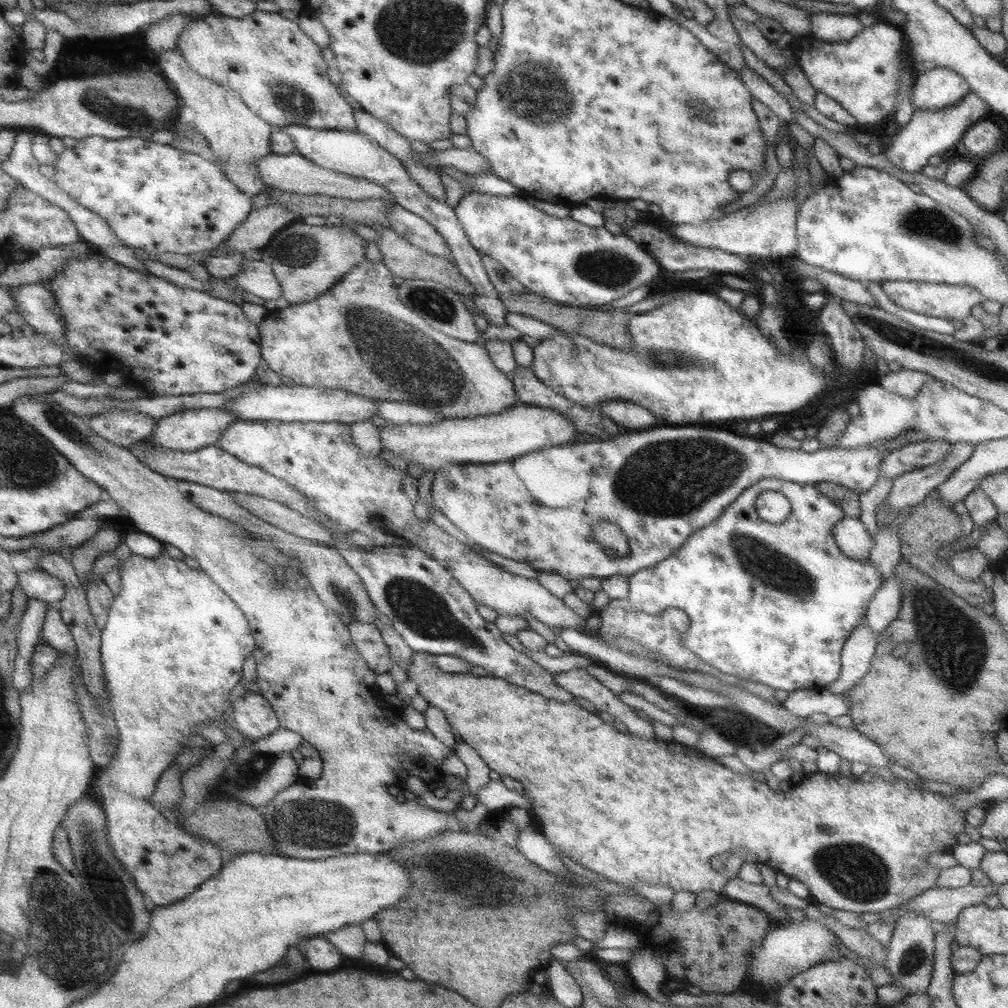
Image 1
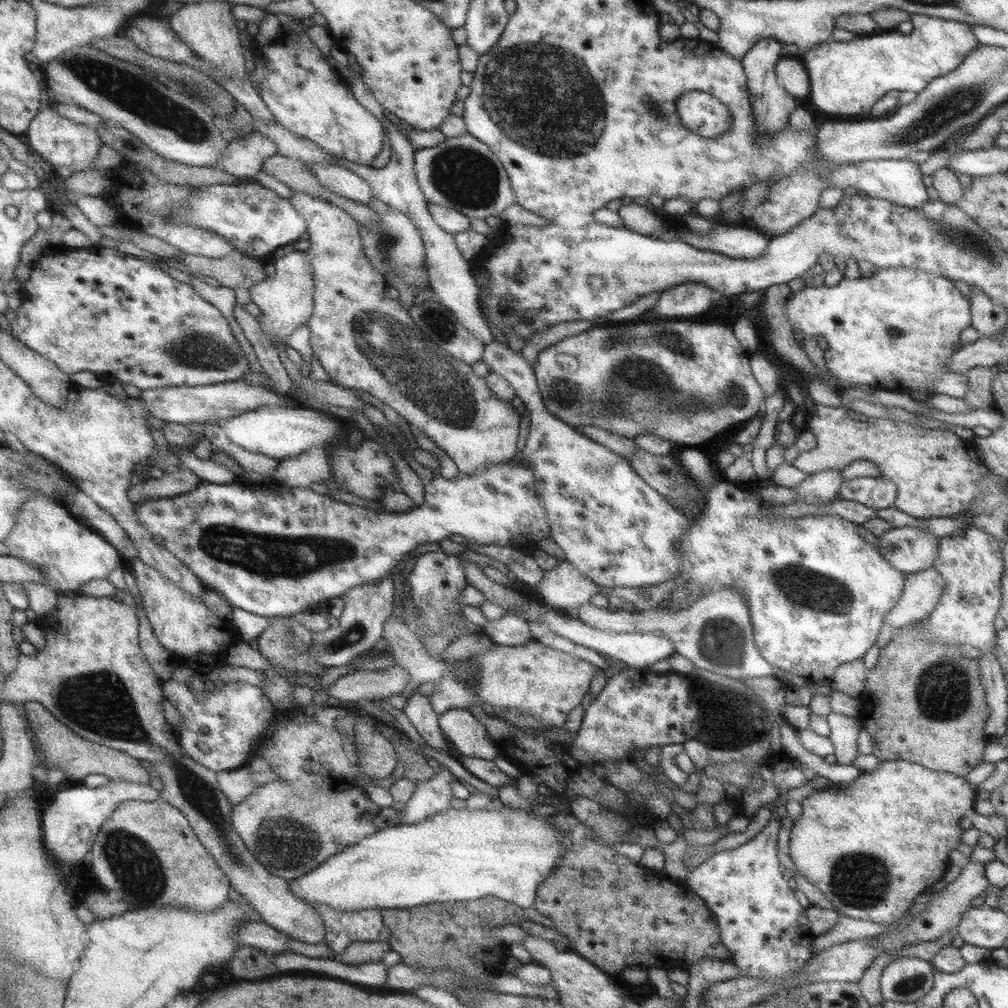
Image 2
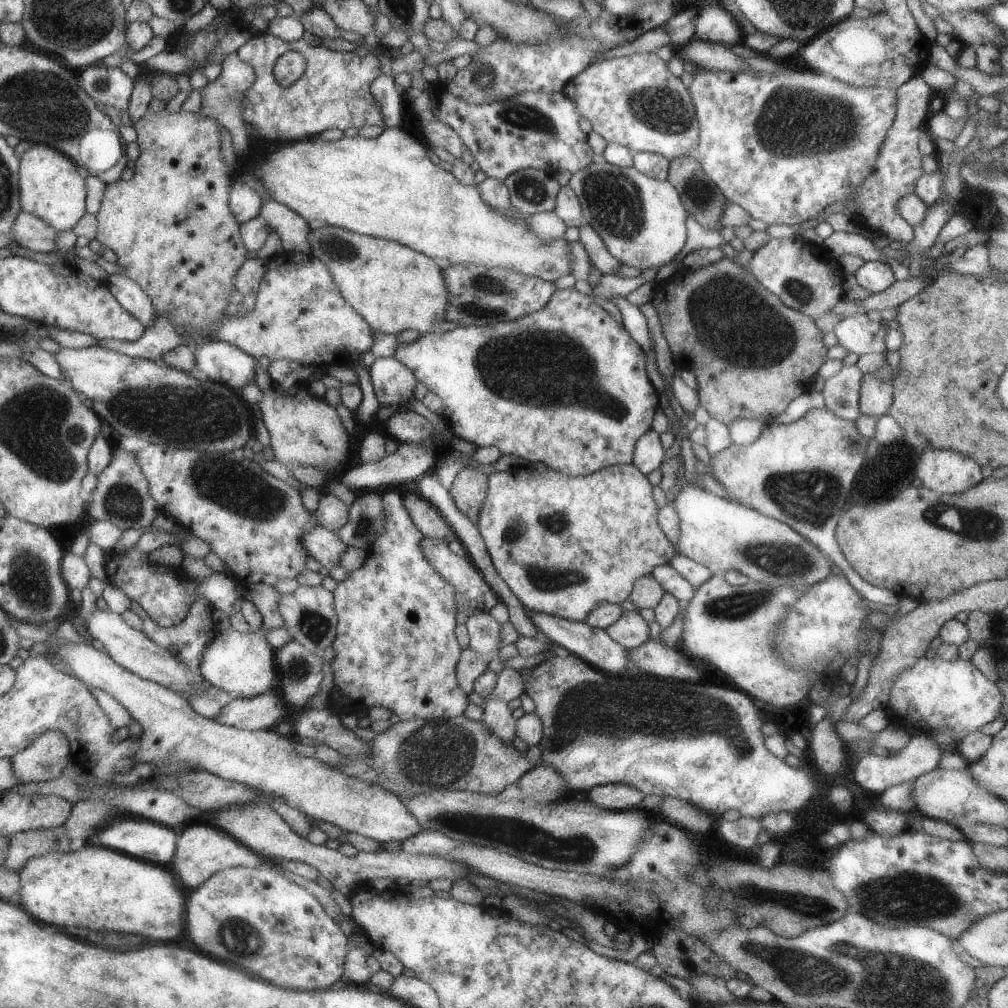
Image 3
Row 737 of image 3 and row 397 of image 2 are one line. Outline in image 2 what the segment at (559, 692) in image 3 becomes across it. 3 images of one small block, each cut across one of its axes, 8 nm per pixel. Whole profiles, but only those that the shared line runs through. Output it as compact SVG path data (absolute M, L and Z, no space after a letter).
M710 319L708 322L690 322L690 324L688 324L688 320L674 320L674 322L672 320L658 320L658 322L638 320L636 323L595 324L591 329L588 328L580 334L555 341L538 354L533 368L546 409L572 427L594 426L628 439L636 439L639 435L655 435L663 440L672 440L672 442L680 442L680 444L702 444L708 438L712 438L714 434L720 434L736 423L747 422L754 418L758 415L760 407L764 406L765 392L752 374L751 356L751 352L746 351L734 335L733 327L719 320Z

